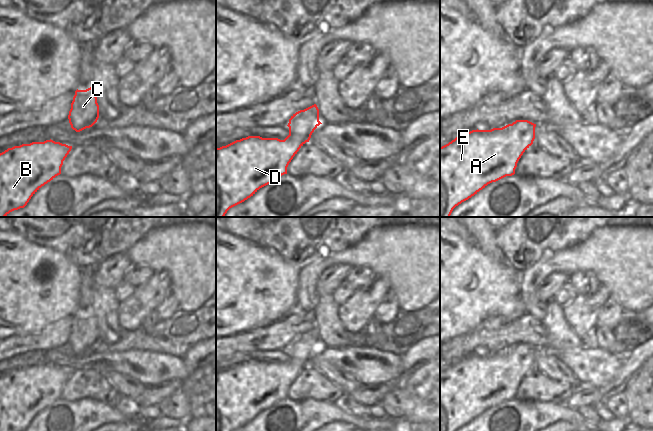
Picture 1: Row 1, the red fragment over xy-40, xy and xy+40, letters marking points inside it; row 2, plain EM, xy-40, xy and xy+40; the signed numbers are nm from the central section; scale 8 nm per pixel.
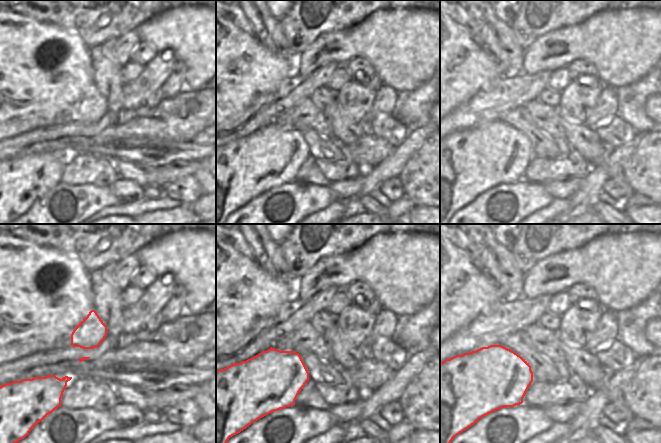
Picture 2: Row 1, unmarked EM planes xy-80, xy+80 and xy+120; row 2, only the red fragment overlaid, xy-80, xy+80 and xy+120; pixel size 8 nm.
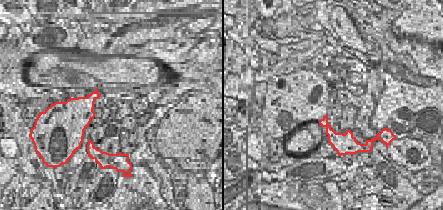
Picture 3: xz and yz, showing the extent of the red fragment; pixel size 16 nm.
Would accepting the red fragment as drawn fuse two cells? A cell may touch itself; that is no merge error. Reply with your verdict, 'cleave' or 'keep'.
keep

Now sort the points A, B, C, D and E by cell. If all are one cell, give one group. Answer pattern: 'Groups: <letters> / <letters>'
Groups: A B C D E.

